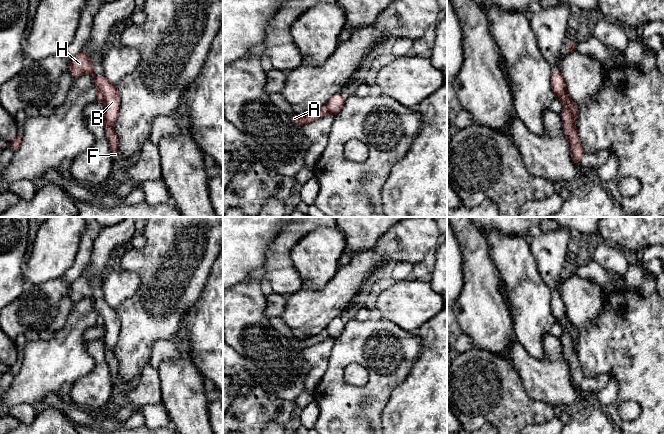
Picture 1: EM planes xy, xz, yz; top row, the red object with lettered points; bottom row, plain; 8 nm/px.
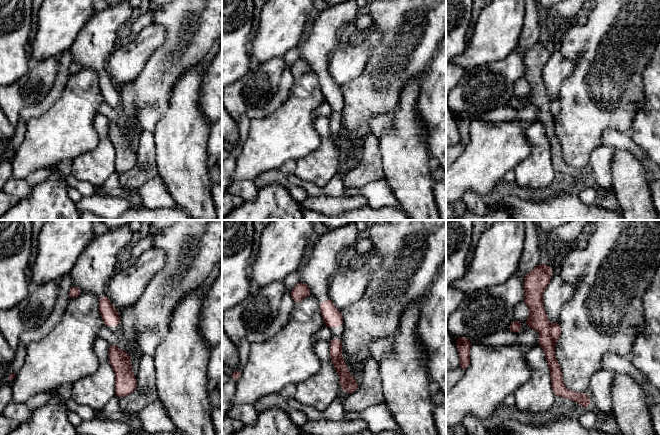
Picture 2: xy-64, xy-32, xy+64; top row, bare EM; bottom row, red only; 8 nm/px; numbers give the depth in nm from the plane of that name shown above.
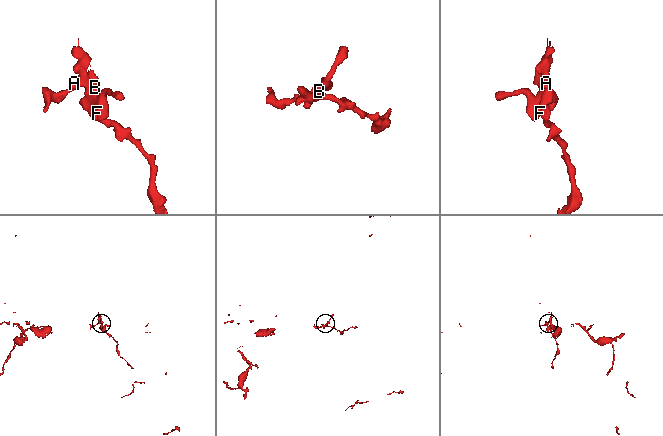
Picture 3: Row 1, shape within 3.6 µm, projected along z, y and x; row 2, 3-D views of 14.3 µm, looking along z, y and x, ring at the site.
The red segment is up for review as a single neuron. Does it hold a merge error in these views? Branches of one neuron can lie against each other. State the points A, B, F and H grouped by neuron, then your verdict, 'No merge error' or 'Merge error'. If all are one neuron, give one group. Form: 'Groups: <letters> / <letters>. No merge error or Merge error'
Groups: A F H / B. Merge error

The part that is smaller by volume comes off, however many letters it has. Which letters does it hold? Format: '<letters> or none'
A, F, H

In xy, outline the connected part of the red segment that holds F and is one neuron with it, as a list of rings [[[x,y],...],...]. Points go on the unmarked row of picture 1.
[[[101,337],[100,339],[105,344],[105,360],[108,363],[108,366],[110,369],[112,383],[113,383],[113,385],[115,385],[118,382],[118,360],[114,356],[113,352],[111,352],[107,348],[105,338]]]

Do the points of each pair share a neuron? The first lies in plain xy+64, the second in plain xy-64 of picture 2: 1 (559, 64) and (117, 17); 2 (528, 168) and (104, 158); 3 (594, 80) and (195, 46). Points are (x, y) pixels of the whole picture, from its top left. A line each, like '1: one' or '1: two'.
1: two
2: one
3: one

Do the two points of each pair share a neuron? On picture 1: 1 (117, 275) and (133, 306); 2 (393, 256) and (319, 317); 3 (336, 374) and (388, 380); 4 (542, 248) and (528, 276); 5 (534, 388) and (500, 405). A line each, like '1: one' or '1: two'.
1: two
2: one
3: one
4: two
5: two

